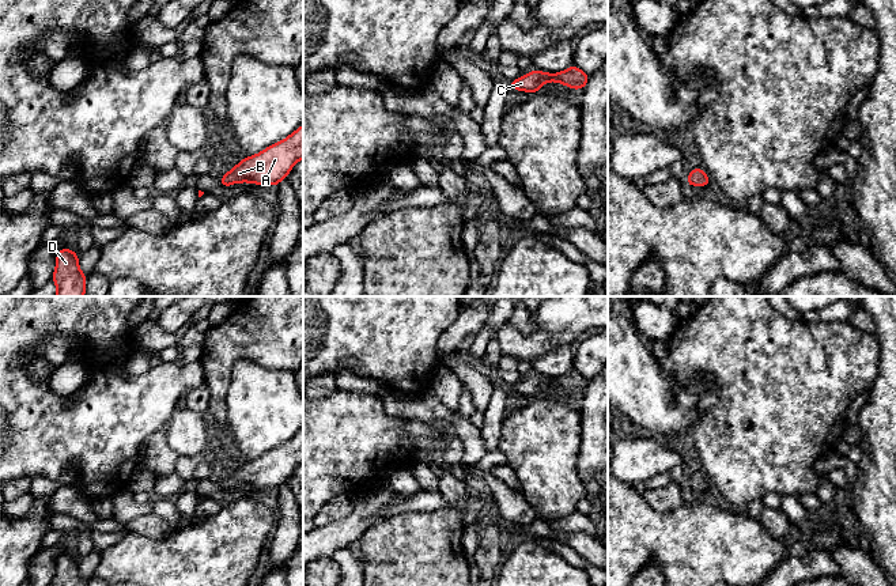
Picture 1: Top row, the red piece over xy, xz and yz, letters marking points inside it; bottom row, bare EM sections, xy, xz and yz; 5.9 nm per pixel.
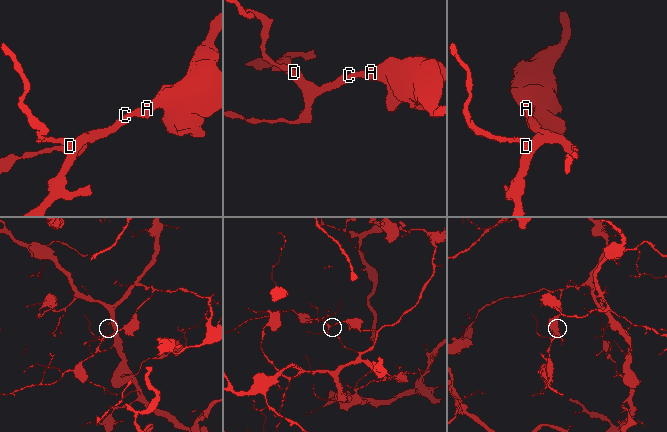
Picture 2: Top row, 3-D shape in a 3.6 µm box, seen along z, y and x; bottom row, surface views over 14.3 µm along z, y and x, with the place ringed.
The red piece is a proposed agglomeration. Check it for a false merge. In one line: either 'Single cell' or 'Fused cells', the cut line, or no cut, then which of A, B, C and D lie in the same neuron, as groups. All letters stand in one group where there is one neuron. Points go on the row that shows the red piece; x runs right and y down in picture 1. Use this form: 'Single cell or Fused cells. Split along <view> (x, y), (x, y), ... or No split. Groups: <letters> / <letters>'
Single cell. No split. Groups: A B C D

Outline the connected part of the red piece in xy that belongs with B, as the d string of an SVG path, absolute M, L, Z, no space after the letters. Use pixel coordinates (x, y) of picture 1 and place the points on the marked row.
M303 124L286 139L271 144L256 155L245 156L218 181L224 188L237 182L276 186L287 178L294 165L302 159Z

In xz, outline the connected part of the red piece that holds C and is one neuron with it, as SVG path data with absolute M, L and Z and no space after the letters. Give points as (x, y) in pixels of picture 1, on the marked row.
M572 64L570 68L556 73L533 69L525 76L510 80L509 87L510 90L534 94L541 90L542 83L556 82L571 90L581 90L586 87L589 79L590 76L585 71Z

